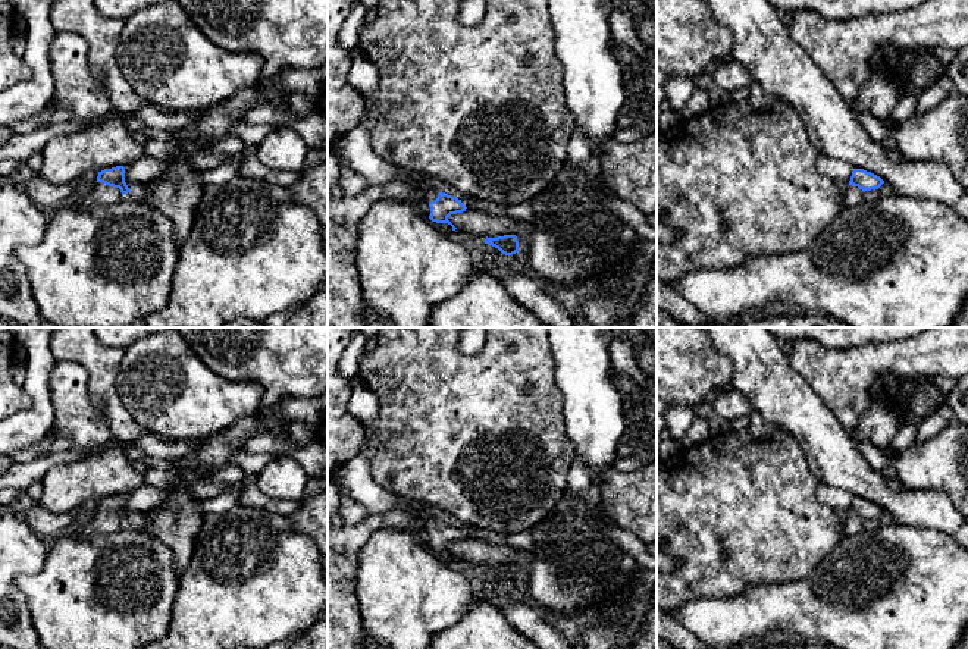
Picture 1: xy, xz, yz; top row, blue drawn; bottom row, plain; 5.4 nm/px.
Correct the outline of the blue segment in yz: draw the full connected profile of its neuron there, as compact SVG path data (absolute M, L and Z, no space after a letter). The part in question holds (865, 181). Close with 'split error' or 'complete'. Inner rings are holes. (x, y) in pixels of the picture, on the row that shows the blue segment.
M853 169L850 181L843 186L843 203L845 207L850 207L864 200L864 192L878 189L884 181L864 169Z; split error

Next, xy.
M116 166L98 172L95 185L72 200L76 207L109 206L131 189L125 182L125 167Z; split error

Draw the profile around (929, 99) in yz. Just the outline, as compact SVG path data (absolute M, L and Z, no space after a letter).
M949 75L943 76L933 87L918 94L915 104L915 113L922 115L927 110L936 107L942 103L952 91L955 91L955 84Z

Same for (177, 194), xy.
M244 88L226 101L197 112L187 128L172 132L173 138L169 142L181 150L181 157L167 162L169 169L160 179L129 191L173 223L173 235L179 245L191 233L206 186L200 181L200 172L188 163L188 156L197 151L206 153L226 138L231 128L256 104L257 93L257 88Z

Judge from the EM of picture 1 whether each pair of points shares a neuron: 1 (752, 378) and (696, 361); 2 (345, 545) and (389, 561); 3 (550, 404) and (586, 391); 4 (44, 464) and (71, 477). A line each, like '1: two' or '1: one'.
1: two
2: two
3: two
4: two

